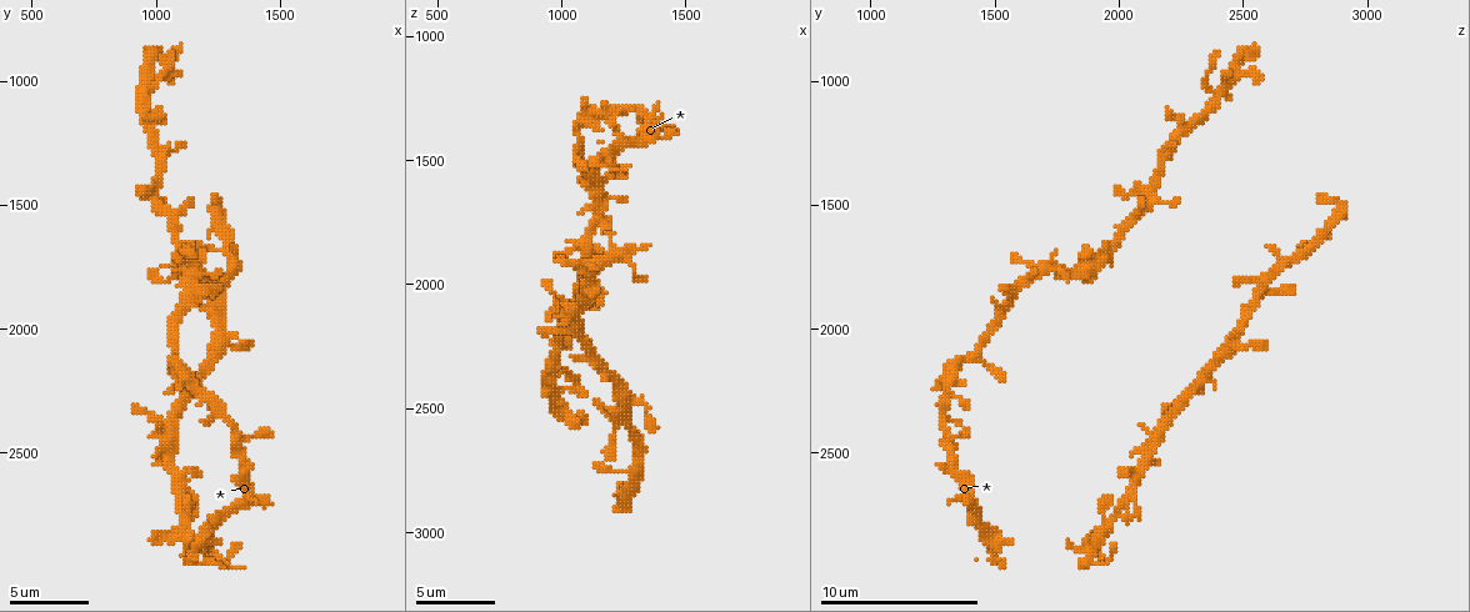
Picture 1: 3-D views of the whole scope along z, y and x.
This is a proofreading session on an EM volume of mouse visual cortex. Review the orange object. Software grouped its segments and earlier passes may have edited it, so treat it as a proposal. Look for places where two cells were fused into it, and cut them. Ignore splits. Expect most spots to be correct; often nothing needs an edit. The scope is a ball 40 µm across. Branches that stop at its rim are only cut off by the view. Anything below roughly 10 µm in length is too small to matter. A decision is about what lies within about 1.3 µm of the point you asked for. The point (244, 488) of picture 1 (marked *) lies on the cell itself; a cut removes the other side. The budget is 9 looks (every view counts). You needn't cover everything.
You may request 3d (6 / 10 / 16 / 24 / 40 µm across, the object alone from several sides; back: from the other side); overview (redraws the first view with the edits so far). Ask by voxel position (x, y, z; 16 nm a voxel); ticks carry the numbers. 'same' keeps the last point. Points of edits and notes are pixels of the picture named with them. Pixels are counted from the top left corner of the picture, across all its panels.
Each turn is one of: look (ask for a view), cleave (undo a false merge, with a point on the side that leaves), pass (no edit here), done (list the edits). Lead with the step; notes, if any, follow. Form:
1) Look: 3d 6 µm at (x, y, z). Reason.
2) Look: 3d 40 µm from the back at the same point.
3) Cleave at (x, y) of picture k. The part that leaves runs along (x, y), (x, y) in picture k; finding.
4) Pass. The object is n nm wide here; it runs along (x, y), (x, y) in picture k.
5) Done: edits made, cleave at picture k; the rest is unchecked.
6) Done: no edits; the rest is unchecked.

Look: 3d 6 µm at (1240, 2330, 1290). Three-way junction.

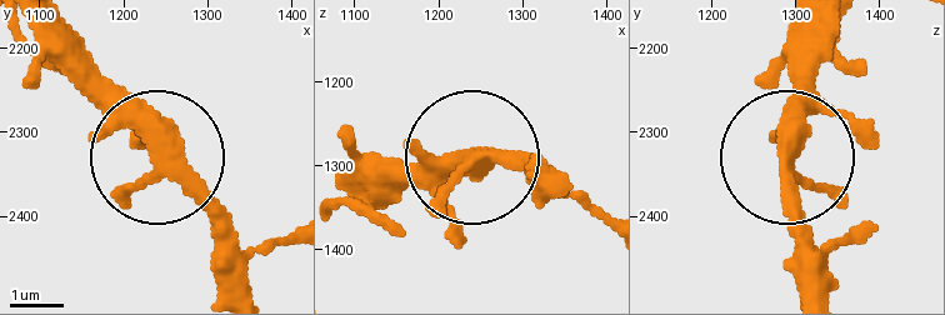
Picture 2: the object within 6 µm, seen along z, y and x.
Look: 3d 6 µm from the back at (1250, 2320, 1290).

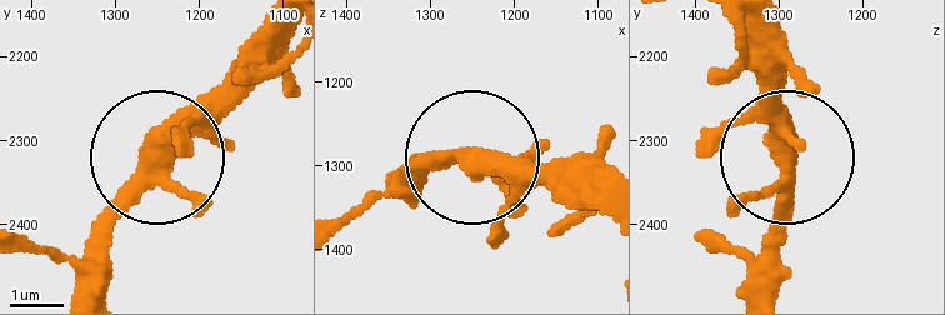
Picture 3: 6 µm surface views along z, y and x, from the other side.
Pass. The object is 350 nm wide here; it runs along (95, 293), (135, 185), (291, 29) in picture 3; one cell here.

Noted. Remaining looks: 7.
Look: 3d 16 µm at (1070, 2130, 1350). Calibre changes.

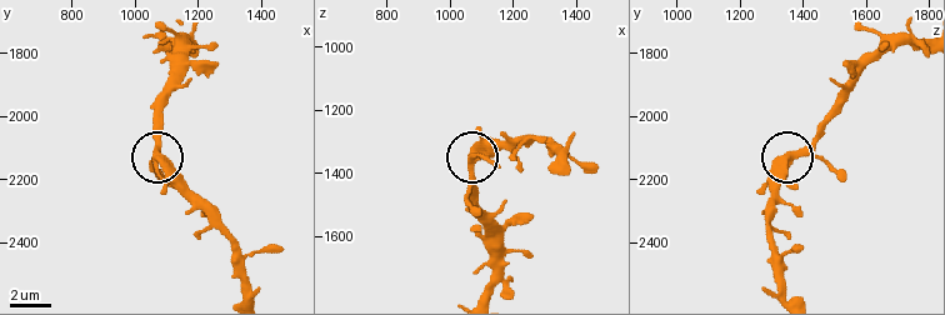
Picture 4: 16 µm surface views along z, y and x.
Pass. One cell here.

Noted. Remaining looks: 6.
Look: 3d 6 µm at (1090, 2300, 2240). Thin neck.

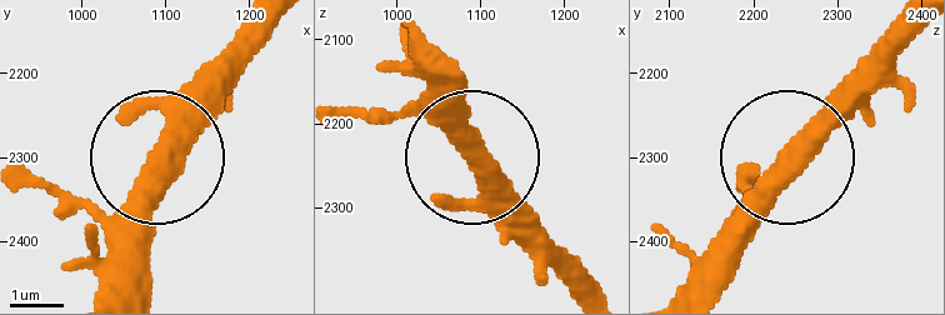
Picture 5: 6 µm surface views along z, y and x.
Look: 3d 6 µm from the back at (1095, 2300, 2235). Other side.

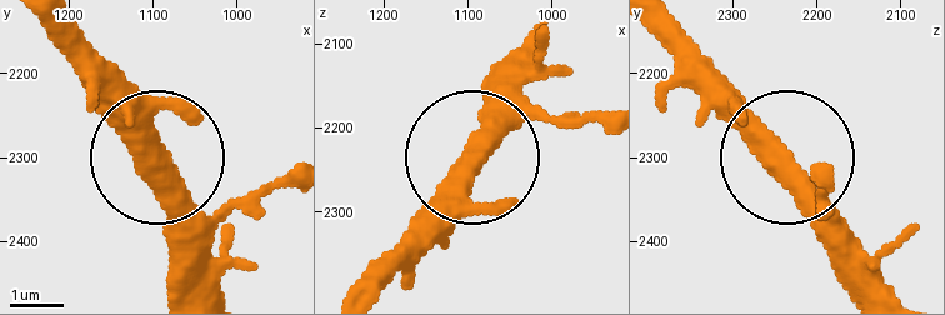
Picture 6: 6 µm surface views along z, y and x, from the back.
Pass. One cell here.

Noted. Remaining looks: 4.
Look: 3d 10 µm at (1250, 1850, 2560).

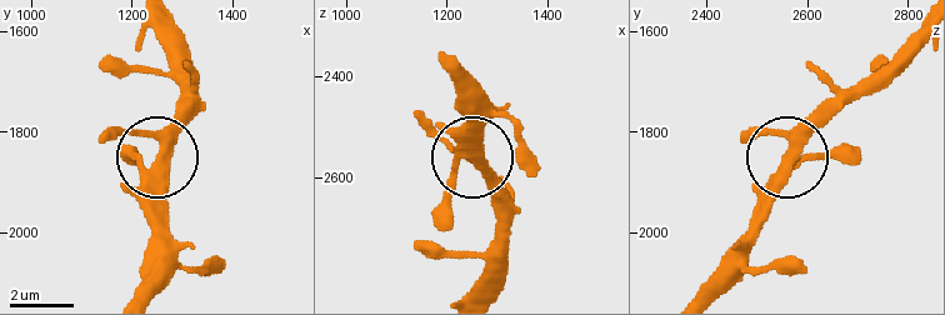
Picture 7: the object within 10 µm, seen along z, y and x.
Look: 3d 10 µm from the back at (1255, 1845, 2560).

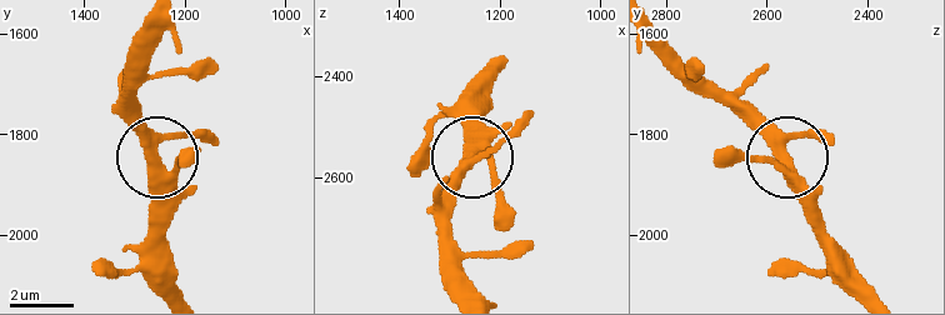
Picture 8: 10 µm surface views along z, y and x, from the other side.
Pass. 4 arms meet here; all the same cell.

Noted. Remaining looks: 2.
Done: no edits; the rest is unchecked.

